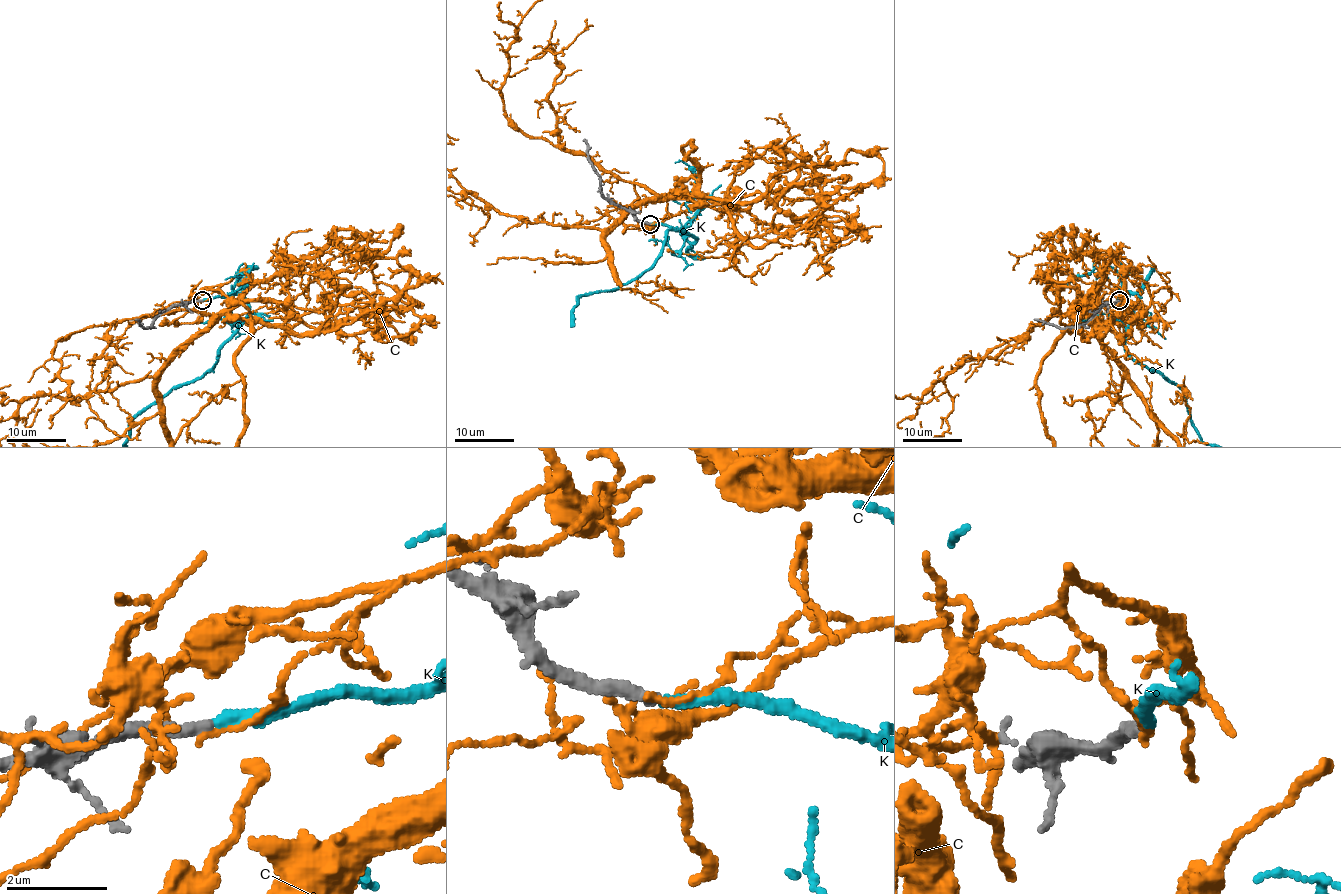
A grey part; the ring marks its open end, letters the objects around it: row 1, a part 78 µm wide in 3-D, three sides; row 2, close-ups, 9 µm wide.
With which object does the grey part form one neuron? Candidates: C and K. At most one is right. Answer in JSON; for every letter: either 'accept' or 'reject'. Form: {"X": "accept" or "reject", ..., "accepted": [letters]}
{"C": "reject", "K": "accept", "accepted": ["K"]}

